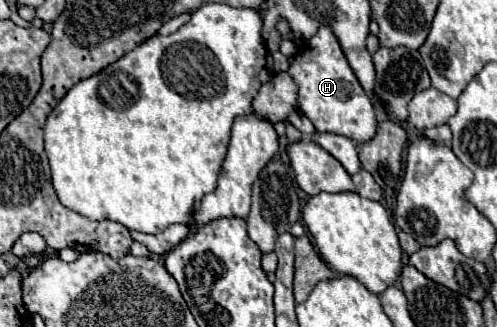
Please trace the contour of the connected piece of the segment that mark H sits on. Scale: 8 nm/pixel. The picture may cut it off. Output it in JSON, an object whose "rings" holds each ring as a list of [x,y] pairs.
{"rings":[[[319,26],[317,34],[309,40],[309,44],[293,58],[289,66],[289,74],[299,86],[297,108],[303,112],[315,126],[317,132],[333,132],[343,134],[355,142],[369,140],[375,136],[377,116],[371,100],[359,86],[343,50],[333,34],[331,26]]]}

